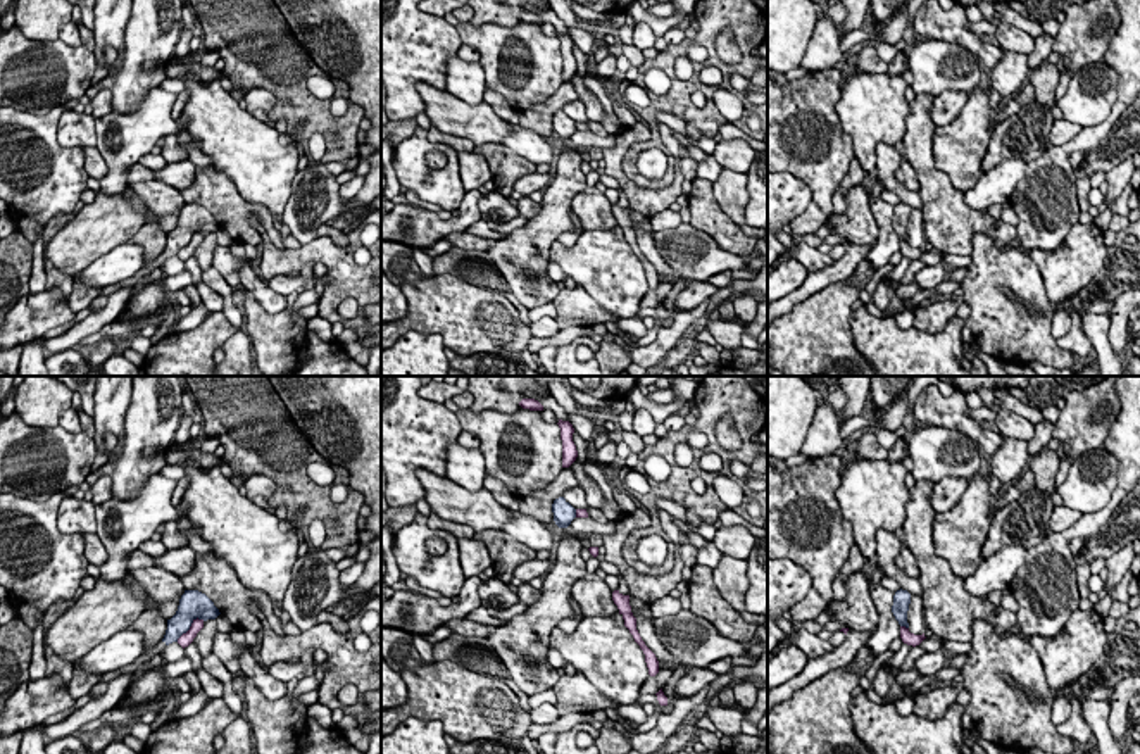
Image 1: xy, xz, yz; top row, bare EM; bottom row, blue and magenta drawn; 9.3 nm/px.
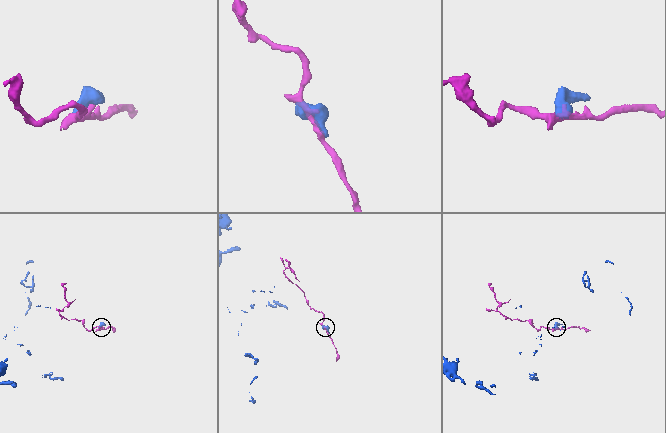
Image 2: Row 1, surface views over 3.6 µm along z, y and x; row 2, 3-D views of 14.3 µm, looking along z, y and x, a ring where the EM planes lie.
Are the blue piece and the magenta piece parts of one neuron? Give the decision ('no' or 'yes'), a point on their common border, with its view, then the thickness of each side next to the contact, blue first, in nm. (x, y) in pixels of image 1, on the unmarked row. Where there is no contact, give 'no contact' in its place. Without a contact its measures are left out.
no; meets blue in xy at (190, 238); 260 nm thick on the blue side, 120 nm on the other

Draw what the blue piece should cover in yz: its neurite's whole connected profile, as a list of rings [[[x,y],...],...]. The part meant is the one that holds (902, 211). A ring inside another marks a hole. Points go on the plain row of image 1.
[[[902,202],[897,204],[893,209],[892,226],[895,233],[899,235],[899,238],[905,242],[909,242],[909,236],[907,236],[909,217],[911,217],[911,207]]]

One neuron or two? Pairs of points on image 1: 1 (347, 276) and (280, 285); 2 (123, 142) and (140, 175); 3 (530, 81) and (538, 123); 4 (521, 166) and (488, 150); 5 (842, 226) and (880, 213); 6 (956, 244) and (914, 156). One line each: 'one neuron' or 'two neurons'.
1: two neurons
2: two neurons
3: two neurons
4: one neuron
5: two neurons
6: one neuron

